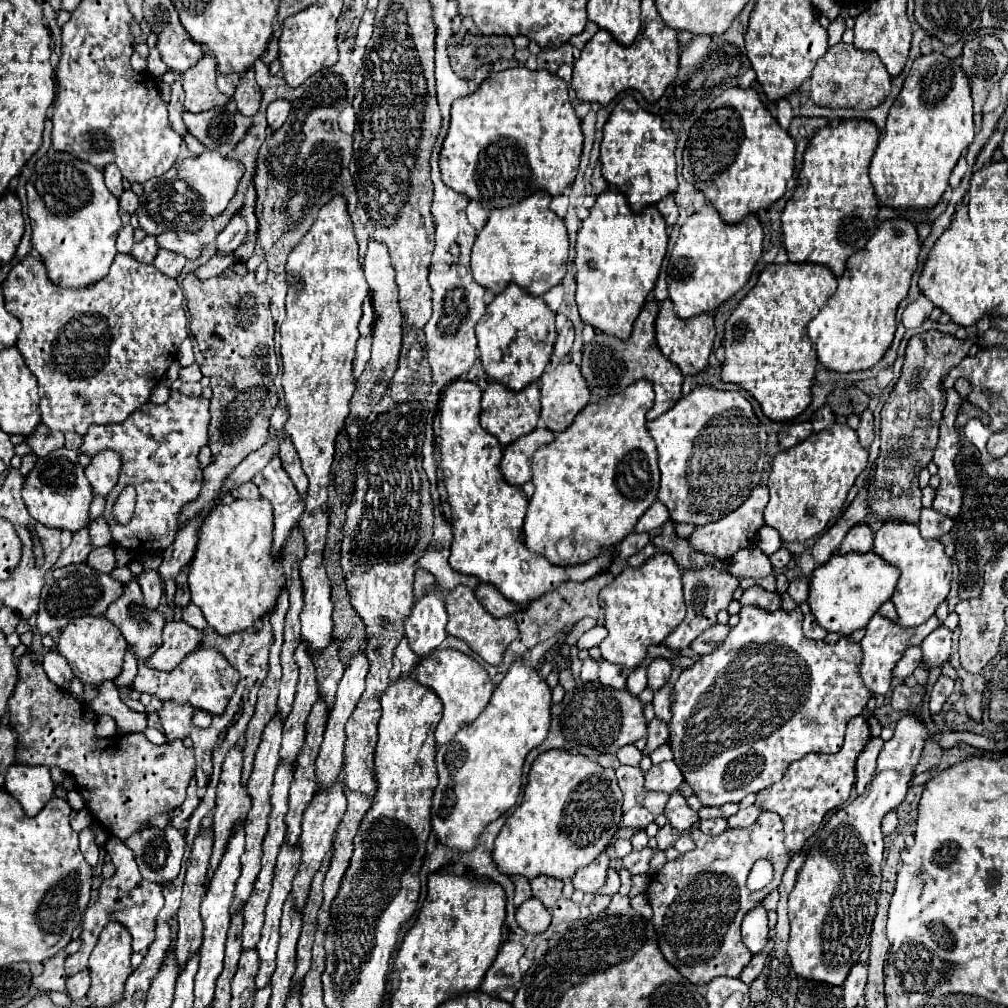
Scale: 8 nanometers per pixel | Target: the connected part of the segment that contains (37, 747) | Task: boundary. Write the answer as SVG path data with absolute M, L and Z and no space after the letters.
M27 653L21 659L19 683L9 699L9 725L17 733L15 763L59 767L61 771L65 771L73 779L75 789L81 793L91 817L117 839L127 839L135 831L143 831L145 827L149 827L149 817L153 817L155 813L177 809L185 799L185 789L191 777L195 775L193 749L187 747L185 741L169 741L165 745L153 745L143 733L113 735L107 739L97 737L95 711L91 711L91 707L85 701L79 701L61 687L55 687L55 683L47 679L41 661L43 661L41 653Z

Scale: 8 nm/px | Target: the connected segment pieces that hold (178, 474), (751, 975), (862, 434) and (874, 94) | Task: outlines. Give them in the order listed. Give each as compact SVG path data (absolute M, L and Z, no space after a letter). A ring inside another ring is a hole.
M171 391L169 401L163 405L145 403L143 407L139 407L139 411L135 411L131 415L131 419L127 419L123 423L105 423L105 425L89 427L89 431L83 435L83 445L81 445L79 453L95 455L95 453L101 453L105 449L113 449L121 455L121 461L123 461L123 467L119 473L119 483L107 495L107 507L103 513L111 531L113 531L113 543L115 545L129 549L129 551L149 549L149 547L153 547L153 551L163 551L165 547L169 547L175 541L175 535L179 531L179 511L189 501L195 501L199 497L199 491L201 491L203 479L201 479L201 467L197 461L197 453L203 445L207 445L207 439L209 439L207 429L209 429L209 399L187 397L179 391ZM127 485L133 485L137 489L137 505L135 505L135 511L133 511L133 517L129 519L129 523L121 525L115 521L113 505L115 505L119 493Z
M765 951L765 953L759 953L759 955L753 955L753 959L751 959L751 963L743 969L743 973L741 973L741 981L743 983L747 983L747 985L751 985L755 979L757 979L757 975L761 973L761 969L763 969L763 963L765 963L765 959L769 957L769 951Z
M865 409L861 413L861 423L859 423L859 429L857 429L857 437L859 437L861 447L865 447L865 449L869 449L869 445L873 443L873 413L869 409Z
M837 43L819 59L811 73L811 99L819 107L829 109L873 109L881 105L891 93L891 77L881 59L871 51L859 51L853 45Z

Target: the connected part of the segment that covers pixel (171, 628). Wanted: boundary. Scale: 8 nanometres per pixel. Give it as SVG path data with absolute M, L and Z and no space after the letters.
M185 621L167 622L163 629L163 645L147 661L151 667L161 671L171 671L177 663L199 647L203 641L203 631L187 625Z

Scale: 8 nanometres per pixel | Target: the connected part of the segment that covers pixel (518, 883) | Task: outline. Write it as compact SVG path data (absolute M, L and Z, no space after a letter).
M513 877L511 881L515 883L515 907L519 907L523 901L531 897L531 887L529 887L529 881L521 877Z

